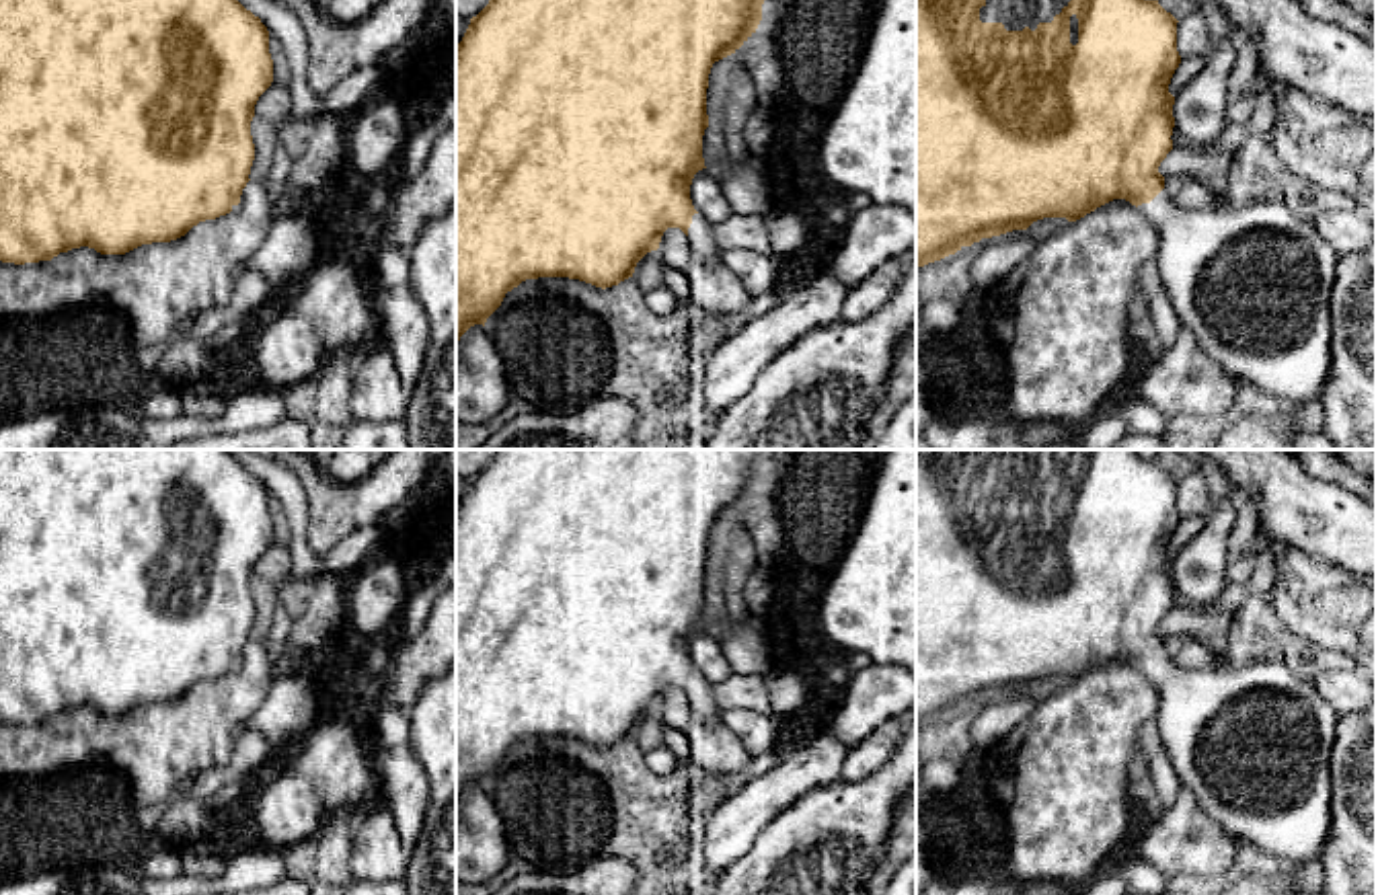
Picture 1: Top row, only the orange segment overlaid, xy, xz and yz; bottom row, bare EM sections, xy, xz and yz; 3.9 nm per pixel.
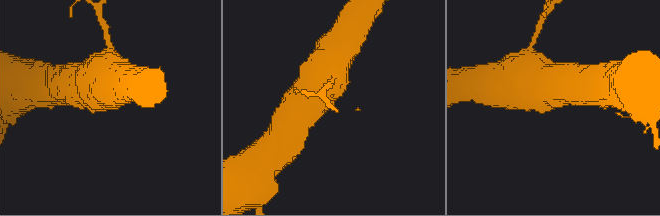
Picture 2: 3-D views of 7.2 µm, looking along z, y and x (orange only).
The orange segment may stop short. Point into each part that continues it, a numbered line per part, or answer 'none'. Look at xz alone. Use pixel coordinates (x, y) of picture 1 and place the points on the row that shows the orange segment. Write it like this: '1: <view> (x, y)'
1: xz (701, 239)

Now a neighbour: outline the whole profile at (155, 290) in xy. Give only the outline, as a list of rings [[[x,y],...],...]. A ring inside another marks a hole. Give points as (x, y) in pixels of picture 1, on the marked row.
[[[249,181],[236,209],[199,222],[170,242],[142,244],[125,255],[101,255],[80,246],[51,261],[0,261],[0,320],[41,320],[94,306],[125,324],[136,349],[166,345],[201,312],[230,304],[236,279],[265,240],[271,220],[273,207],[265,189]]]

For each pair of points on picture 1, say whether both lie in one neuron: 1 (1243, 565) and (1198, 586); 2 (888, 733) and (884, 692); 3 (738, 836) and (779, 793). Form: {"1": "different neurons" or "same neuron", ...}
{"1": "different neurons", "2": "different neurons", "3": "same neuron"}

